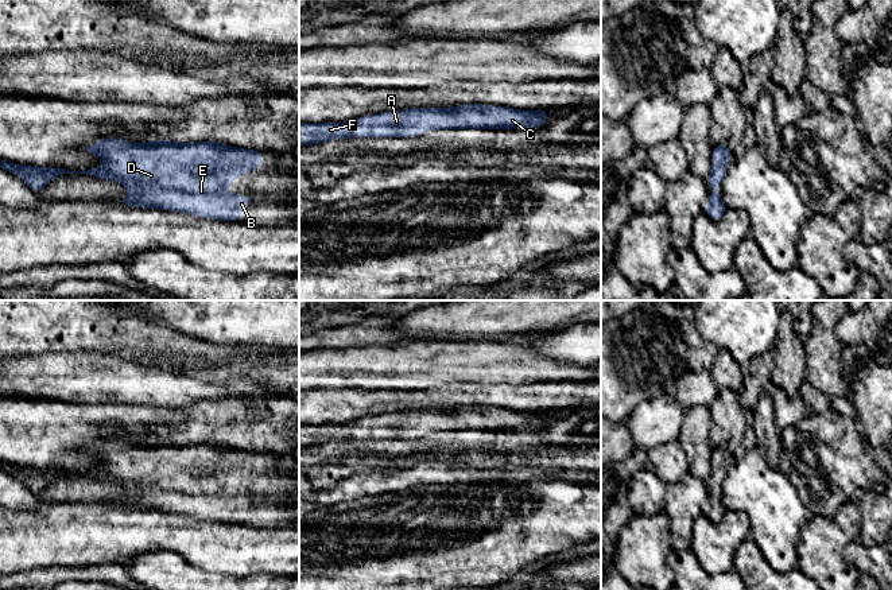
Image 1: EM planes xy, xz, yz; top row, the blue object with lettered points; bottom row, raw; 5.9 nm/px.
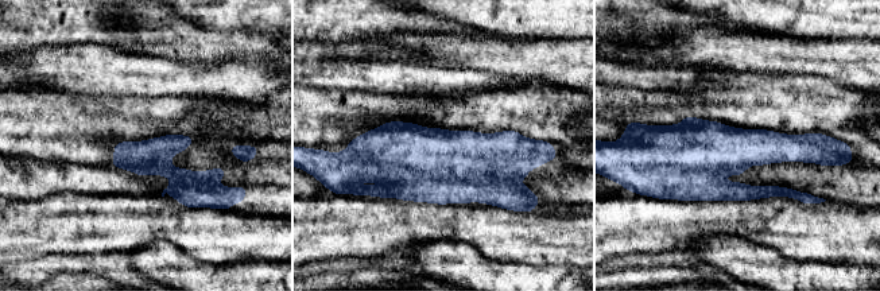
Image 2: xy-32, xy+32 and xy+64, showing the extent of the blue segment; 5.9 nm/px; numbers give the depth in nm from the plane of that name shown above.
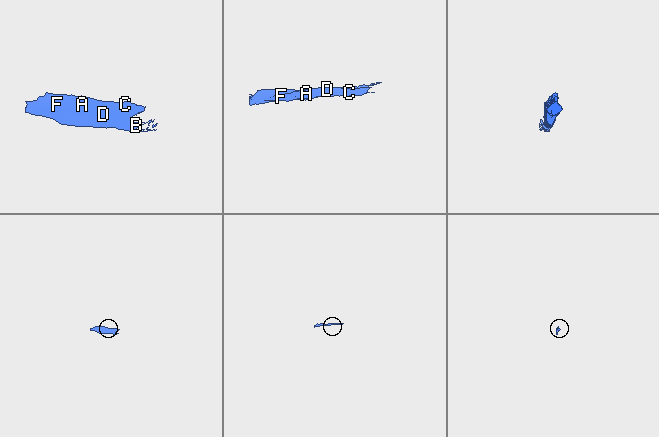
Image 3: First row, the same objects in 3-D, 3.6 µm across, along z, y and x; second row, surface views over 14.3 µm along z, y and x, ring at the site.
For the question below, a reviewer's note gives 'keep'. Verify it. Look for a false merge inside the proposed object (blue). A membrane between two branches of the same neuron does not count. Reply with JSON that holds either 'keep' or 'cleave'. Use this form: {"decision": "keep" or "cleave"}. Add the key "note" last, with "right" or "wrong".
{"decision": "keep", "note": "right"}

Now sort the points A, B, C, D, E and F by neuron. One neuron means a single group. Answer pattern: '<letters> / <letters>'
A B C D E F

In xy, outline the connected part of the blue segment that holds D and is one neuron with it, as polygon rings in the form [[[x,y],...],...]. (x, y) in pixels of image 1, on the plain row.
[[[106,439],[86,447],[85,451],[98,457],[104,462],[104,467],[88,473],[69,473],[59,469],[19,467],[0,461],[0,470],[24,480],[35,494],[40,494],[47,484],[62,476],[89,476],[100,481],[120,482],[125,486],[129,498],[120,504],[127,508],[186,513],[194,519],[238,524],[238,515],[251,508],[253,500],[251,497],[222,494],[221,490],[230,489],[236,478],[260,470],[263,459],[261,453],[233,450],[213,442],[201,445],[158,442],[135,446]]]

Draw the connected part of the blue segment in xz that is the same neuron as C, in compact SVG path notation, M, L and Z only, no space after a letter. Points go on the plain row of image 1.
M481 405L461 407L453 409L414 409L399 414L387 414L367 419L358 419L346 424L299 424L299 447L311 447L326 445L333 440L348 439L411 439L431 431L508 431L508 430L532 430L544 428L548 422L547 411L517 412L504 408L488 408Z

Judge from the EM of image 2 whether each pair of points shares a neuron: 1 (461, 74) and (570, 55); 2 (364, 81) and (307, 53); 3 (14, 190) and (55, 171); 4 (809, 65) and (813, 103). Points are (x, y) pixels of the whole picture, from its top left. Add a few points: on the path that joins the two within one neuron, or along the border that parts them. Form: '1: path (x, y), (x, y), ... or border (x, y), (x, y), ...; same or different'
1: border (453, 65), (484, 69), (503, 77); different
2: path (351, 68), (321, 65); same
3: path (24, 179), (45, 178); same
4: border (787, 73), (817, 74), (841, 84); different

